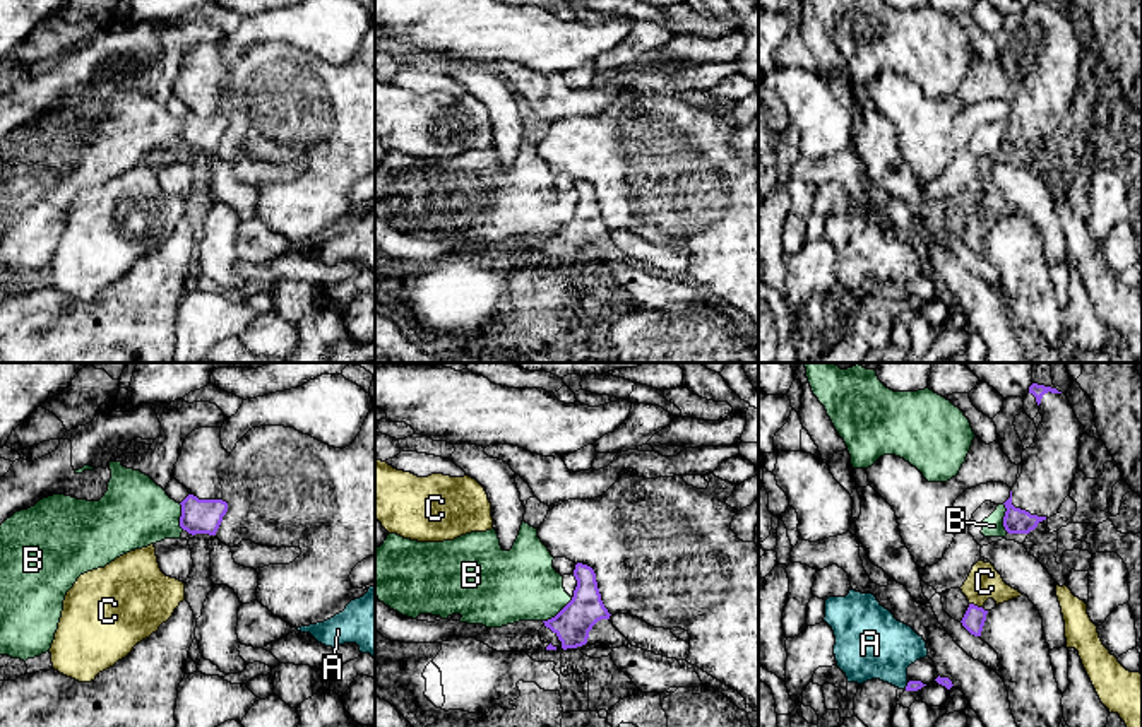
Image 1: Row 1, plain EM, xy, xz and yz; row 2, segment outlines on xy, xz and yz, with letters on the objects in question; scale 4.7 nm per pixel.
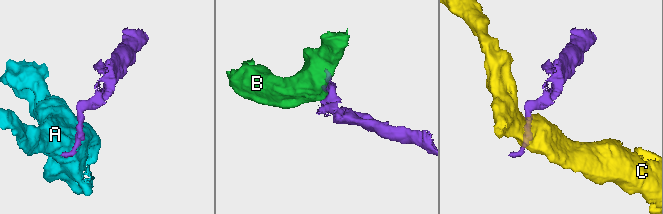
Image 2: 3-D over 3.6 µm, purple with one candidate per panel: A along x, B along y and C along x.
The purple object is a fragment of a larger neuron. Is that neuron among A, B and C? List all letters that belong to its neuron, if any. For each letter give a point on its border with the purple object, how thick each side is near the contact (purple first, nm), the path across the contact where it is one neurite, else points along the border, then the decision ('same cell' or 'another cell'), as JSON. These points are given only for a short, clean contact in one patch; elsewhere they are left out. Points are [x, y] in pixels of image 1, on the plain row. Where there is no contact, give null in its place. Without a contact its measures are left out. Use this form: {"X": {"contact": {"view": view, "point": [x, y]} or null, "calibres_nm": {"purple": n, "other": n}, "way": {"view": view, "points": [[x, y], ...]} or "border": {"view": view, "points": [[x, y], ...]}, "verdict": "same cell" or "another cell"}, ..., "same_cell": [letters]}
{"A": {"contact": {"view": "yz", "point": [906, 303]}, "calibres_nm": {"purple": 50, "other": 320}, "border": {"view": "yz", "points": [[908, 300], [904, 305]]}, "verdict": "another cell"}, "B": {"contact": {"view": "xz", "point": [559, 230]}, "calibres_nm": {"purple": 170, "other": 340}, "border": {"view": "xz", "points": [[572, 214], [543, 238]]}, "verdict": "another cell"}, "C": {"contact": {"view": "yz", "point": [976, 223]}, "calibres_nm": {"purple": 100, "other": 160}, "border": {"view": "yz", "points": [[969, 219], [981, 224]]}, "verdict": "another cell"}, "same_cell": []}

